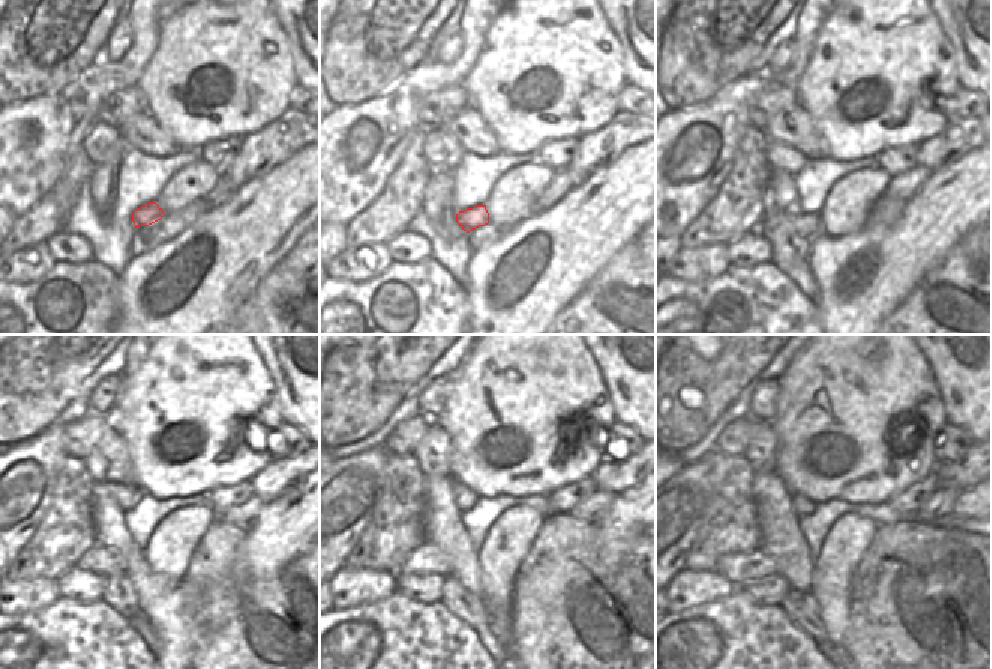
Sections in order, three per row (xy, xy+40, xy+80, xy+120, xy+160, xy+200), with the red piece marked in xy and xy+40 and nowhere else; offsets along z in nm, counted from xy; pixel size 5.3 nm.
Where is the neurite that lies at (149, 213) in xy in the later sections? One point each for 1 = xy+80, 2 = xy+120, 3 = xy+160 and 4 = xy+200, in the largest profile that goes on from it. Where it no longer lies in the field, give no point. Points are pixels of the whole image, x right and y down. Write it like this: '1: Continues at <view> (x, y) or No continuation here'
1: Continues at xy+80 (808, 225)
2: Continues at xy+120 (99, 560)
3: Continues at xy+160 (428, 558)
4: Continues at xy+200 (737, 567)

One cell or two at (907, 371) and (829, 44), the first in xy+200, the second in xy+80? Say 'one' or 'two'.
one

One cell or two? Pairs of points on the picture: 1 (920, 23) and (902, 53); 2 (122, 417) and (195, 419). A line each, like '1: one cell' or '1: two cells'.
1: one cell
2: one cell

